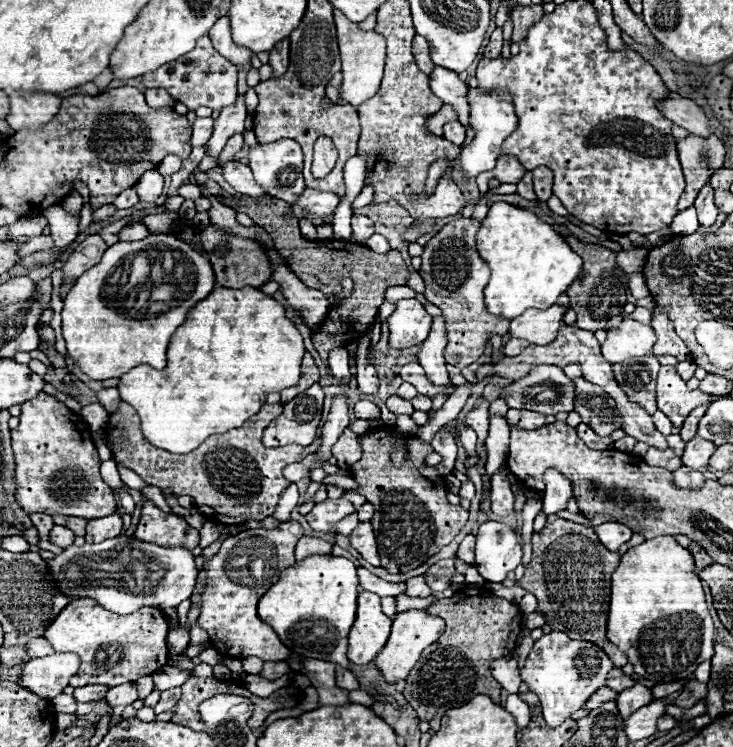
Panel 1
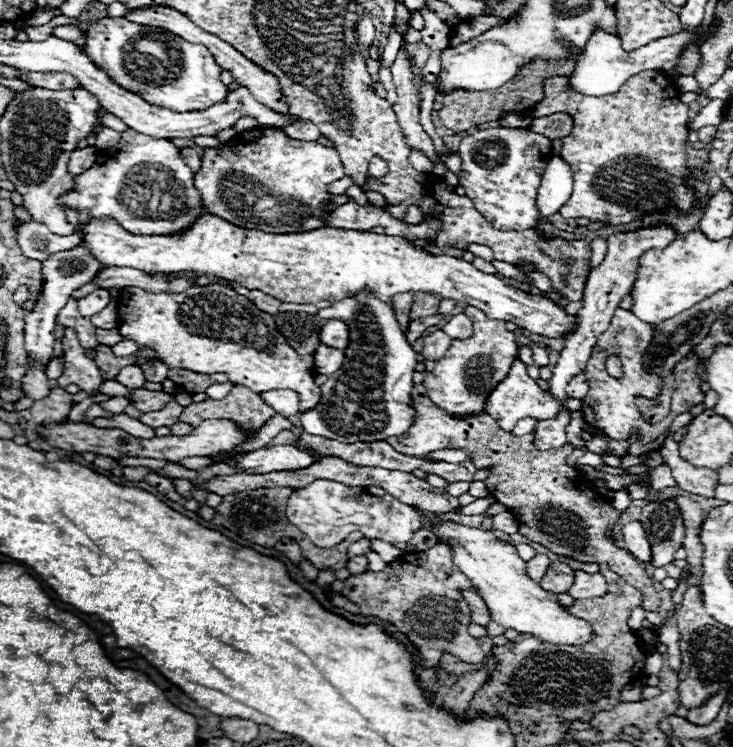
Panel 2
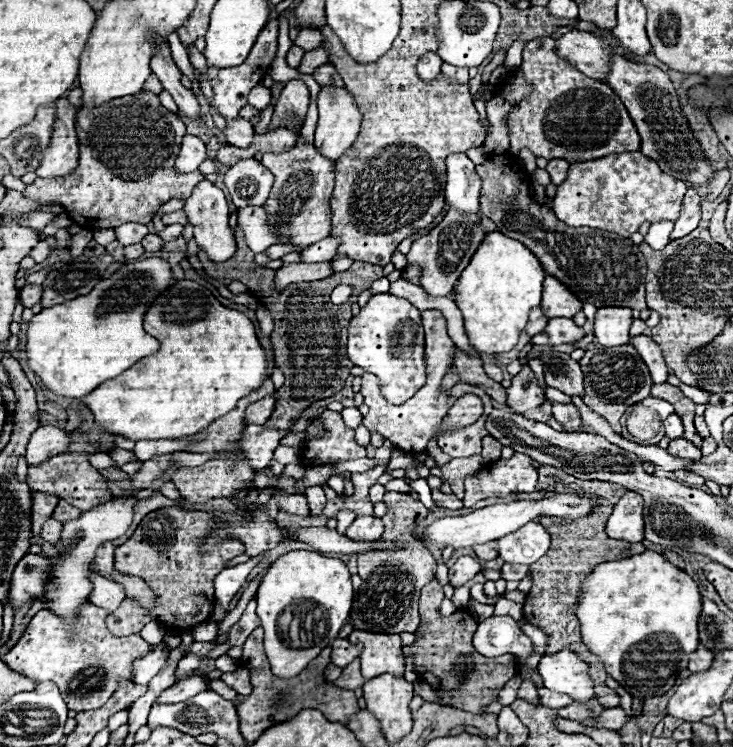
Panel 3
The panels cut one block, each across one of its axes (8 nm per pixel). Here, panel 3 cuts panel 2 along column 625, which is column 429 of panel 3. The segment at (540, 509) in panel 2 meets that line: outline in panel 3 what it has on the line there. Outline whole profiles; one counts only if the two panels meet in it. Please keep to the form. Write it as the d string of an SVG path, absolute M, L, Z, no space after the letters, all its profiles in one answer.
M386 492L384 502L388 512L384 514L384 534L382 542L396 544L390 550L370 550L358 556L358 574L362 578L362 588L354 596L350 622L356 630L368 630L378 634L400 634L414 632L420 624L418 616L418 596L422 586L436 574L436 558L420 542L416 526L424 522L428 510L420 500L412 500L410 494Z

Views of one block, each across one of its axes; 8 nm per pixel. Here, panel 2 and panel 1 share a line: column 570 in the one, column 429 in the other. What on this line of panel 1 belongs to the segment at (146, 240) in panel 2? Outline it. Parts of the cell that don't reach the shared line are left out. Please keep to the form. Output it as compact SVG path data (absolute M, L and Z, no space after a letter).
M398 300L396 310L388 318L390 326L390 346L396 350L406 350L410 346L422 344L430 332L432 316L416 300Z

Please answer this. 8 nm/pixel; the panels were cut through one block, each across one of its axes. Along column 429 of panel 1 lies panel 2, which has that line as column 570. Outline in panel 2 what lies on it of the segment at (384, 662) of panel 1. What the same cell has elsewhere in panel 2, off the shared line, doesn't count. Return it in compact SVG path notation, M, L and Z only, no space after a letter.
M454 522L436 524L434 532L438 538L452 540L452 560L456 562L460 572L464 572L472 580L478 594L486 602L494 622L522 634L532 634L548 644L582 646L592 640L592 626L586 620L568 614L568 610L558 604L554 594L542 590L540 584L526 574L526 562L516 554L512 544L496 540L492 532Z

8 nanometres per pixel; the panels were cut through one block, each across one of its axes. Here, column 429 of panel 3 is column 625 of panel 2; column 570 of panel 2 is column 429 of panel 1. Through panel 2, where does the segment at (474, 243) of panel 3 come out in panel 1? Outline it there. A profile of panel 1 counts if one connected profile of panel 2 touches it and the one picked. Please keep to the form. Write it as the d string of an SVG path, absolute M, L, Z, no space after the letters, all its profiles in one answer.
M434 316L432 330L420 346L418 362L426 370L426 376L438 386L448 384L444 346L446 346L446 322L444 322L444 316Z

